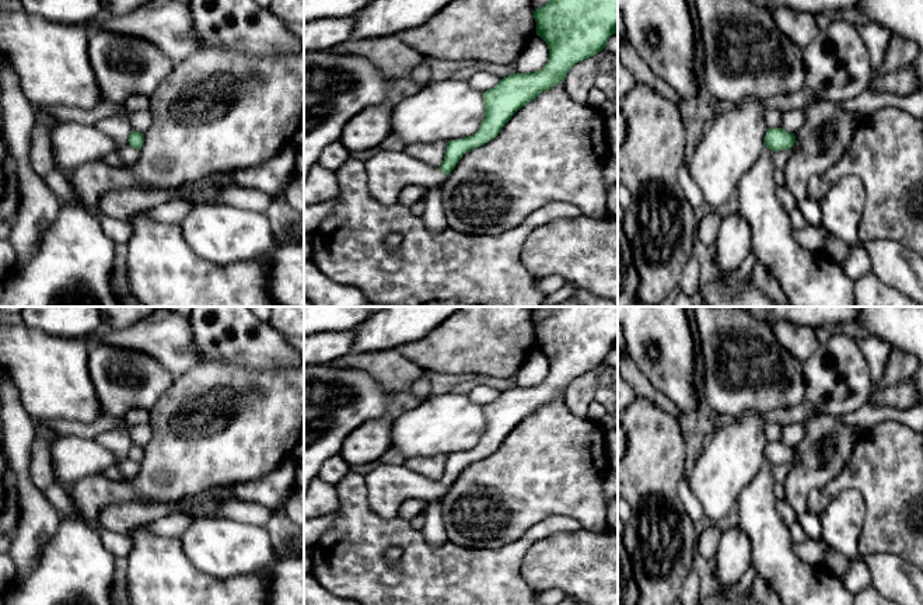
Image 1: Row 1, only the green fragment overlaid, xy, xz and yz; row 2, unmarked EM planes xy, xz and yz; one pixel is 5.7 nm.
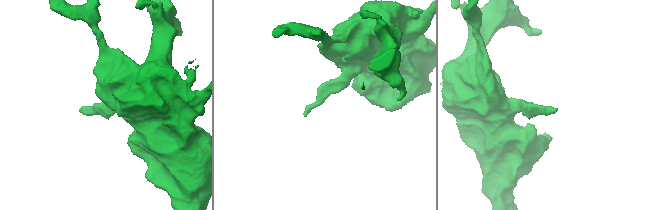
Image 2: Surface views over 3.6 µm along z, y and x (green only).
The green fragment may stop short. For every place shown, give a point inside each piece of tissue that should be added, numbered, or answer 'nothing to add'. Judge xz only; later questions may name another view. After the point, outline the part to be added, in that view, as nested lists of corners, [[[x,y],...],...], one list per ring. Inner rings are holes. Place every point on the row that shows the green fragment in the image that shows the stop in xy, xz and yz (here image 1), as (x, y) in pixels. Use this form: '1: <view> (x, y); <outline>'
1: xz (388, 172); [[[381,151],[366,162],[366,169],[370,195],[384,206],[396,204],[401,190],[409,185],[430,189],[441,185],[448,178],[448,175],[441,172],[440,167],[429,167],[419,160],[410,158],[405,151]]]

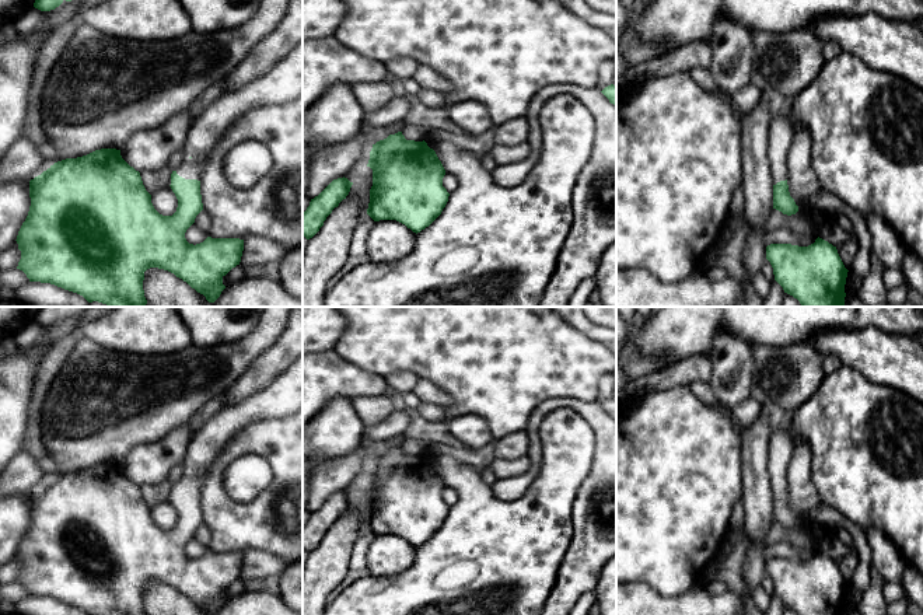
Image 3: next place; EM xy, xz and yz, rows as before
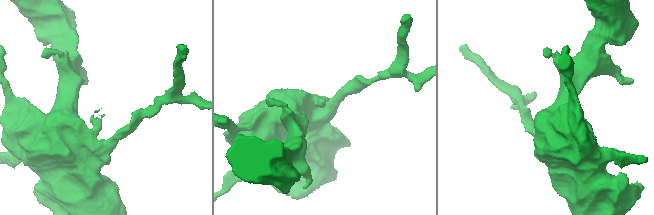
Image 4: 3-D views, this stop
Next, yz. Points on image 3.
1: yz (780, 132); [[[773,115],[769,126],[769,167],[772,170],[772,181],[776,185],[787,179],[787,153],[793,139],[793,125],[789,115]]]

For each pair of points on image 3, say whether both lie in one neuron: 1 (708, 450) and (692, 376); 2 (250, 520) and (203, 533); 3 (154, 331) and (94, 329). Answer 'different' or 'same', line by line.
1: different
2: different
3: same

